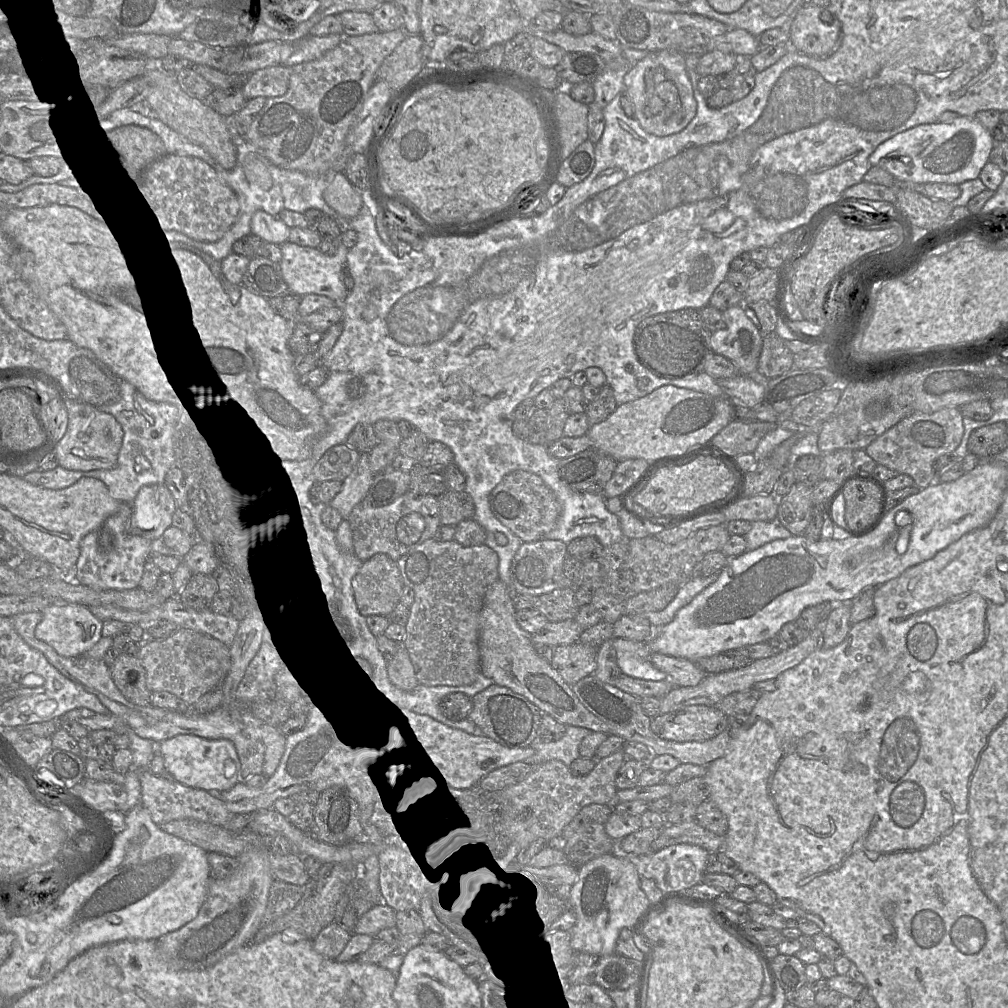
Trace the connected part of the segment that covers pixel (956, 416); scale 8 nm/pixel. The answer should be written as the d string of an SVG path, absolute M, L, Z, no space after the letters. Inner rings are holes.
M943 408L930 414L912 413L877 437L864 450L877 465L886 466L898 474L909 475L914 480L913 486L924 489L935 483L935 472L933 470L934 462L940 456L953 452L959 446L962 436L963 416L960 409Z

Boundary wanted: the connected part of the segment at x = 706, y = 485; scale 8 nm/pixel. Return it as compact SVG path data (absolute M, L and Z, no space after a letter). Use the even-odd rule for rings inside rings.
M701 456L684 466L661 469L631 499L647 513L677 517L726 496L733 483L733 473L720 460Z

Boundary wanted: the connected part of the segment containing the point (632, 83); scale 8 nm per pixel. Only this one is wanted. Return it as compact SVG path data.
M677 50L652 51L624 76L624 92L634 106L634 118L648 133L668 136L682 131L696 115L697 103L686 69L686 54Z

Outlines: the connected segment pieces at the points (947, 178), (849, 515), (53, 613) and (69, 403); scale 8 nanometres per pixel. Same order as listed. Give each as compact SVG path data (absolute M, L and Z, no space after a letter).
M960 116L952 123L921 124L894 135L877 146L869 162L888 171L896 181L960 185L979 178L993 146L990 131L974 117Z
M856 479L844 487L843 494L846 526L851 535L856 535L879 514L882 491L870 481Z
M54 602L41 611L42 619L35 629L35 637L51 646L63 657L77 657L88 652L100 640L103 623L83 605Z
M68 398L64 402L68 412L68 427L62 439L54 445L59 466L79 472L113 469L123 441L121 426L112 415L91 405Z

